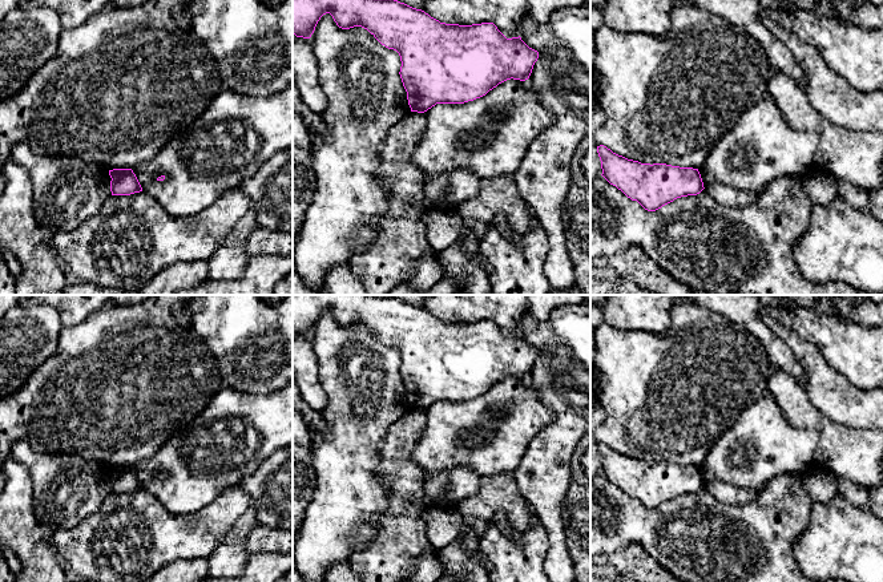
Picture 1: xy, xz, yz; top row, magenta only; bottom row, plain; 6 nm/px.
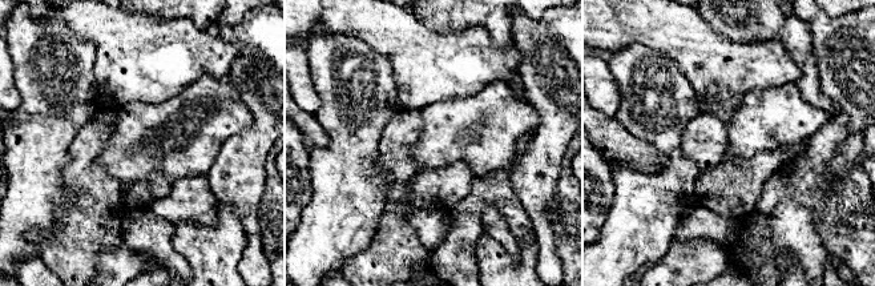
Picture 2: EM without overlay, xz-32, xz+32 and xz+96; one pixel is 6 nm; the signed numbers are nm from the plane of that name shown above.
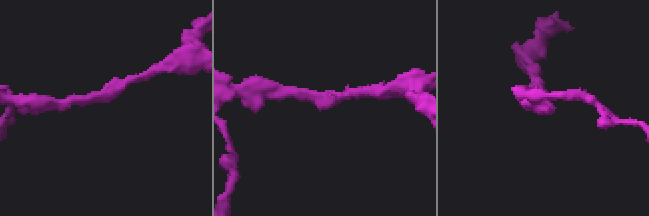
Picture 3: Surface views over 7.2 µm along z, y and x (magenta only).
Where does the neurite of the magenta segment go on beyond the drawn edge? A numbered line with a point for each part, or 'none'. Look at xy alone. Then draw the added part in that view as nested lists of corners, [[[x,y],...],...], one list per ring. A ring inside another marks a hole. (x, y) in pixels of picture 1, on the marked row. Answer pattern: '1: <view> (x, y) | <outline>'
none

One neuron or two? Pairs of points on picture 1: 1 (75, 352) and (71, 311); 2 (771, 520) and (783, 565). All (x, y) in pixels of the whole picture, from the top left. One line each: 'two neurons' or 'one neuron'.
1: two neurons
2: one neuron

